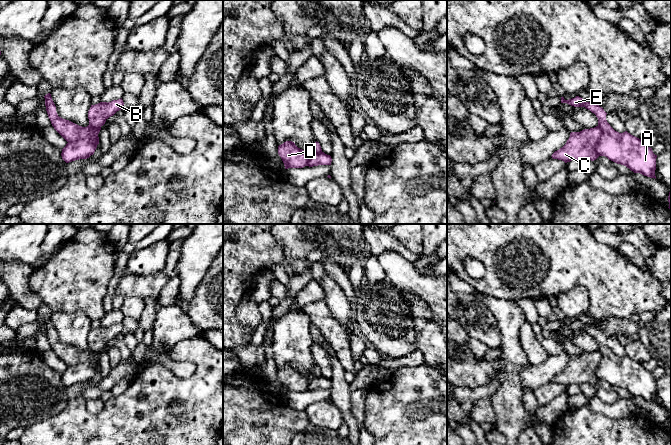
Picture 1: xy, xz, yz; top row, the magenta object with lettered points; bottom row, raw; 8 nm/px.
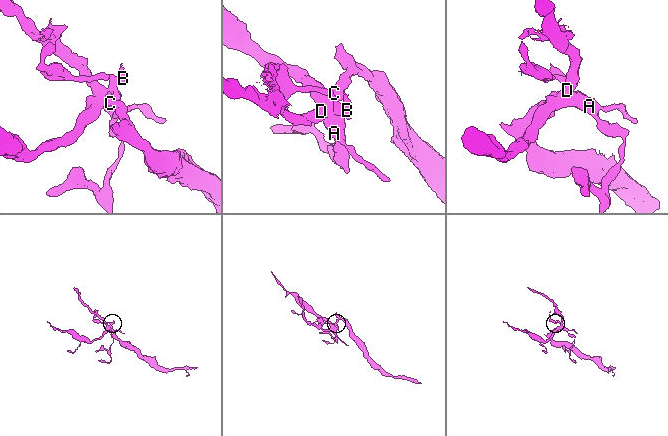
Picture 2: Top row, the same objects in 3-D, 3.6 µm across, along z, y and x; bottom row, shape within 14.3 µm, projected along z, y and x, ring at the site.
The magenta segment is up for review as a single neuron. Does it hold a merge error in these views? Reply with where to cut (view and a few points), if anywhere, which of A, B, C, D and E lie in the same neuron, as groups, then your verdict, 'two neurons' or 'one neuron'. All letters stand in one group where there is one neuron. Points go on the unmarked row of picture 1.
cut xy (98, 356), (96, 359), (82, 360), (68, 366); groups A B E / C D; two neurons

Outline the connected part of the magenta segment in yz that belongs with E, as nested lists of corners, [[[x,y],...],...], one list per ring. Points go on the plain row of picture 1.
[[[579,320],[569,324],[561,321],[561,327],[567,327],[574,331],[585,331],[596,339],[598,350],[602,353],[602,358],[594,371],[598,381],[605,380],[617,388],[626,390],[634,397],[656,403],[657,379],[653,377],[652,372],[627,355],[623,357],[615,355],[607,346],[607,337],[602,331],[586,326]]]

